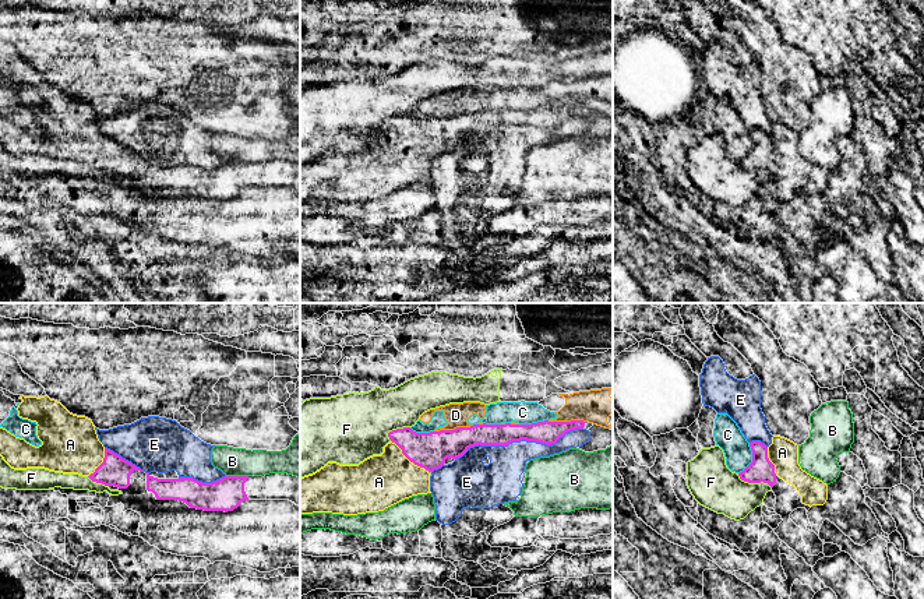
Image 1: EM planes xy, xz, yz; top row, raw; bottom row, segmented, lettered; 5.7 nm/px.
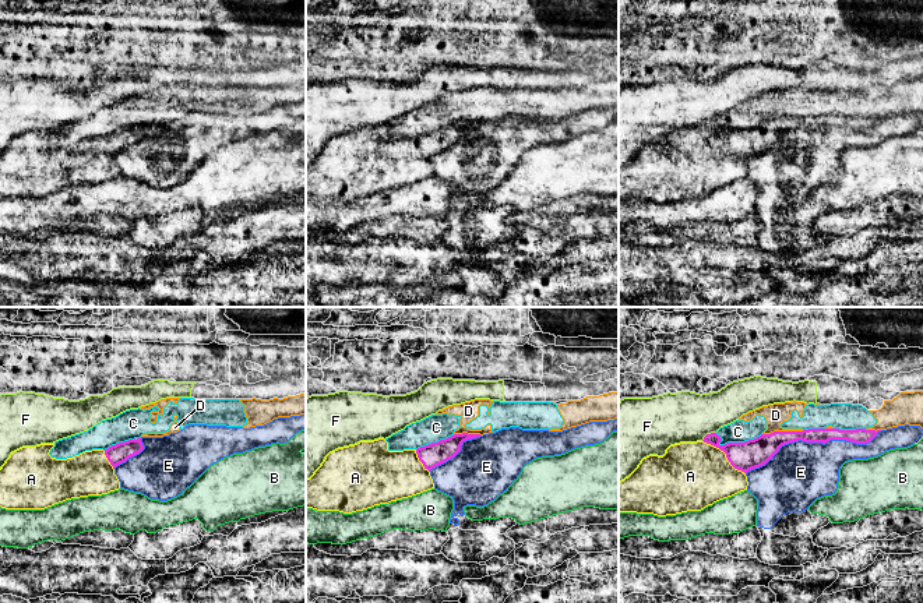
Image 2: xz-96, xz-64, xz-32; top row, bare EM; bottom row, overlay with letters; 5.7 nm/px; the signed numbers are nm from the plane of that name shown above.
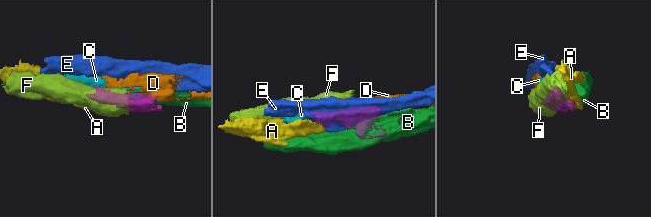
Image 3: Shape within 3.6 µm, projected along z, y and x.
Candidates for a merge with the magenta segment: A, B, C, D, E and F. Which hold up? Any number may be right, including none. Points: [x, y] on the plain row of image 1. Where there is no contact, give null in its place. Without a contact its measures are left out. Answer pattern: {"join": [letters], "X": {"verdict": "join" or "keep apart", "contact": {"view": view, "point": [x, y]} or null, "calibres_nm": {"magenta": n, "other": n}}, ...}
{"join": ["A"], "A": {"verdict": "join", "contact": {"view": "xz", "point": [406, 144]}, "calibres_nm": {"magenta": 200, "other": 300}}, "B": {"verdict": "keep apart", "contact": {"view": "xy", "point": [237, 164]}, "calibres_nm": {"magenta": 190, "other": 160}}, "C": {"verdict": "keep apart", "contact": {"view": "yz", "point": [753, 145]}, "calibres_nm": {"magenta": 140, "other": 160}}, "D": {"verdict": "keep apart", "contact": {"view": "xz", "point": [454, 116]}, "calibres_nm": {"magenta": 200, "other": 130}}, "E": {"verdict": "keep apart", "contact": {"view": "xz", "point": [518, 127]}, "calibres_nm": {"magenta": 130, "other": 220}}, "F": {"verdict": "keep apart", "contact": {"view": "yz", "point": [754, 169]}, "calibres_nm": {"magenta": 140, "other": 260}}}

